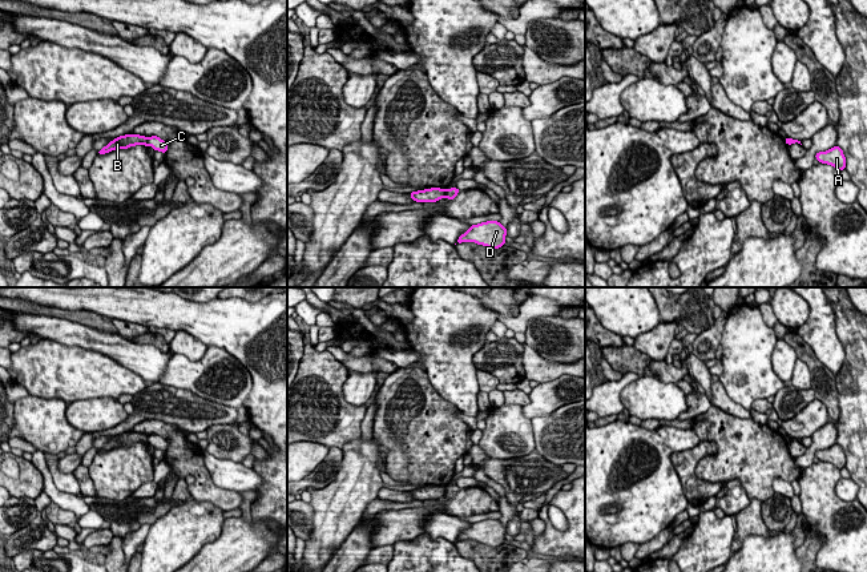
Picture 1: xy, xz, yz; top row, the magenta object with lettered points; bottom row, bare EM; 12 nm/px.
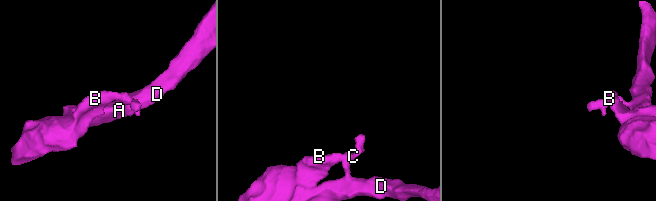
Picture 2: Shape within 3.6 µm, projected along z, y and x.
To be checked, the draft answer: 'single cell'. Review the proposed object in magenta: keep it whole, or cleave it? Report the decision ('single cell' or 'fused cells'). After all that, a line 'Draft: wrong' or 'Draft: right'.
fused cells
Draft: wrong

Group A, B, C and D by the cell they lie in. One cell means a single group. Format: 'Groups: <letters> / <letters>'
Groups: A C D / B

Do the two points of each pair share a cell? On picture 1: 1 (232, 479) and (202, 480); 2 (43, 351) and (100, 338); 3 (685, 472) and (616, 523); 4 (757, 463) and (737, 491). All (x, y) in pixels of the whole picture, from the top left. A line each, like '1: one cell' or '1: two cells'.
1: two cells
2: two cells
3: two cells
4: two cells

